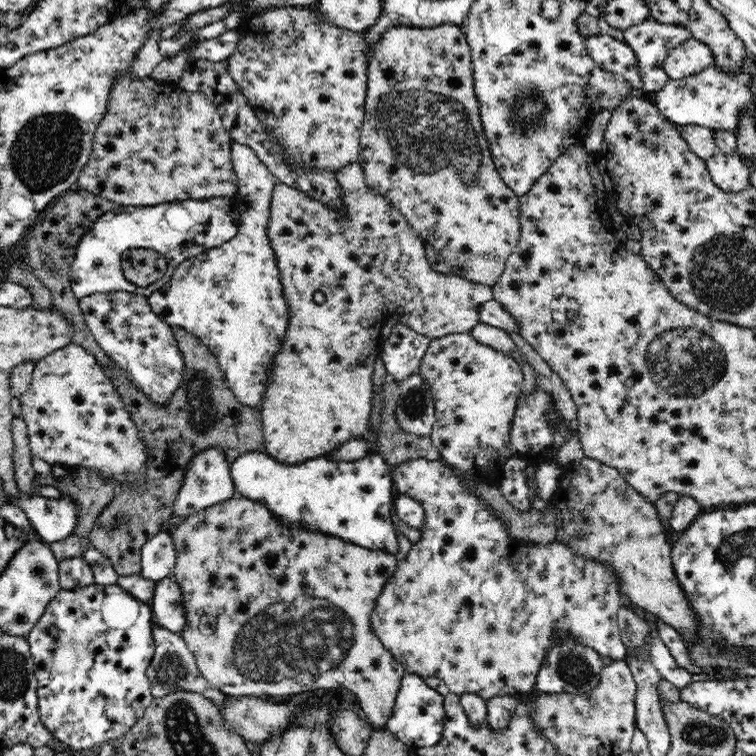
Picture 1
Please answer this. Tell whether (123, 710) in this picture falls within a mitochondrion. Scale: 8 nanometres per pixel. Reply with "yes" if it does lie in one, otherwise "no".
no

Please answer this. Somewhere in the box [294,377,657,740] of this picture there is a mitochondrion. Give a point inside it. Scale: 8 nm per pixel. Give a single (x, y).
(573, 667)

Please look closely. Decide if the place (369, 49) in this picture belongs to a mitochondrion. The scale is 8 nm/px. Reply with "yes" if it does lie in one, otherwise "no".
no

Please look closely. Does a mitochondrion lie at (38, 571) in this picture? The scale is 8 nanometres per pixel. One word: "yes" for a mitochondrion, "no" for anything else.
no

